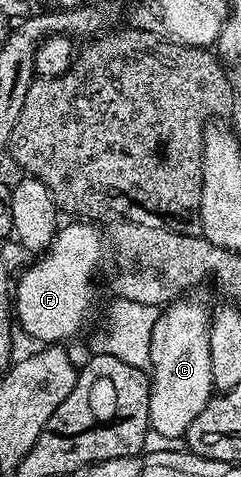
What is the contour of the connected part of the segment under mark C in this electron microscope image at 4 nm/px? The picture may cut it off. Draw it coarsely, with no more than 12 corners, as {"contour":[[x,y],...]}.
{"contour":[[175,299],[152,329],[150,427],[185,438],[215,392],[211,310]]}

